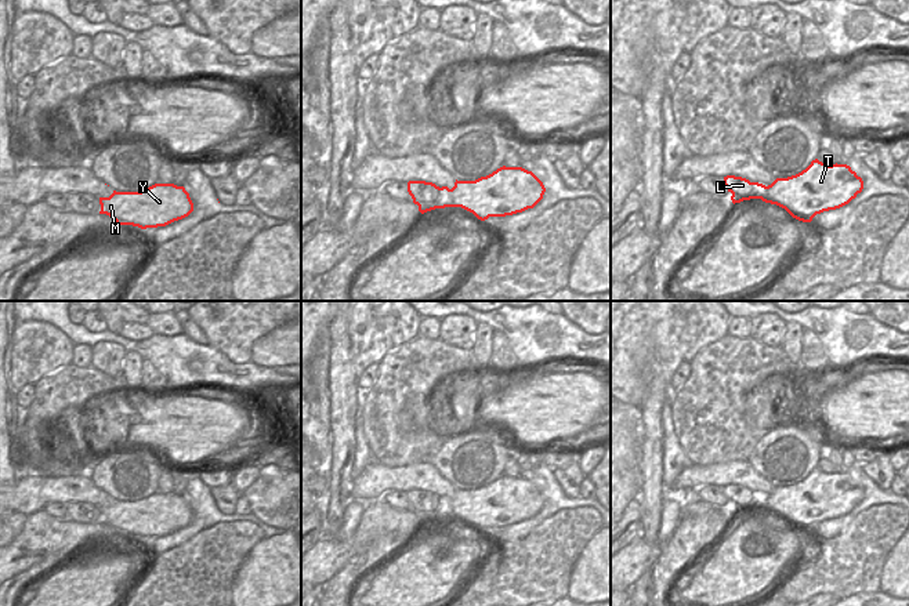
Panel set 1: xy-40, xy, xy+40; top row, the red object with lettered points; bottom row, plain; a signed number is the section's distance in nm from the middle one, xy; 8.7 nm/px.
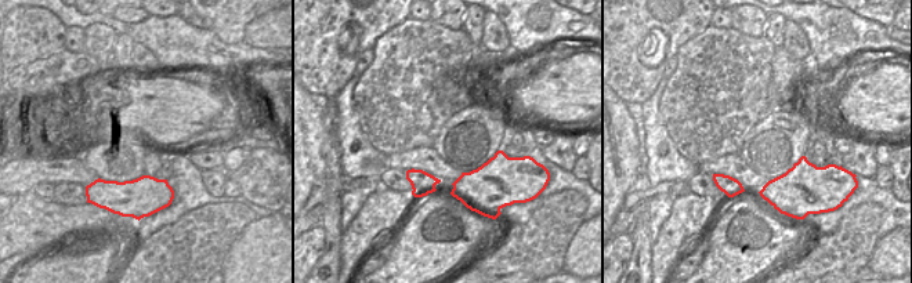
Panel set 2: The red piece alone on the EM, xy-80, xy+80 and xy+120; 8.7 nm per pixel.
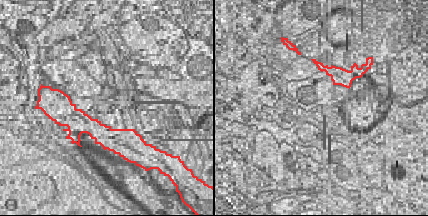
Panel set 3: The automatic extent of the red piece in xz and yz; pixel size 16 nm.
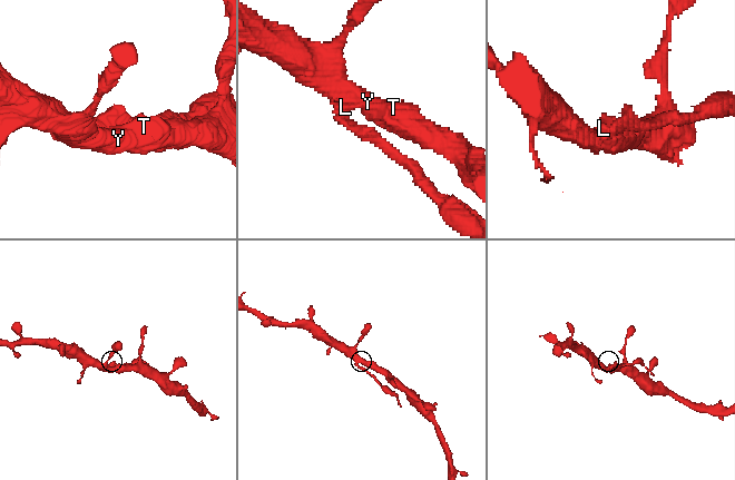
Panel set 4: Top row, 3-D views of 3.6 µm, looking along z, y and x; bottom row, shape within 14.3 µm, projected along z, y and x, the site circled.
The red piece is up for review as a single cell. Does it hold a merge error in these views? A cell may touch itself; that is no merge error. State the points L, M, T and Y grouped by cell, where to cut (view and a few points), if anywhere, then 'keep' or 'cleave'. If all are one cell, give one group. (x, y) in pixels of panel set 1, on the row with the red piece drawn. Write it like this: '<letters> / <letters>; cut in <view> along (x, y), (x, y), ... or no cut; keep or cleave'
L / M T Y; cut in xy along (441, 188), (433, 200), (423, 202), (419, 206); cleave

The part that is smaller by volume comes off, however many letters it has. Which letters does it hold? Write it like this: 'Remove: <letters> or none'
Remove: L

